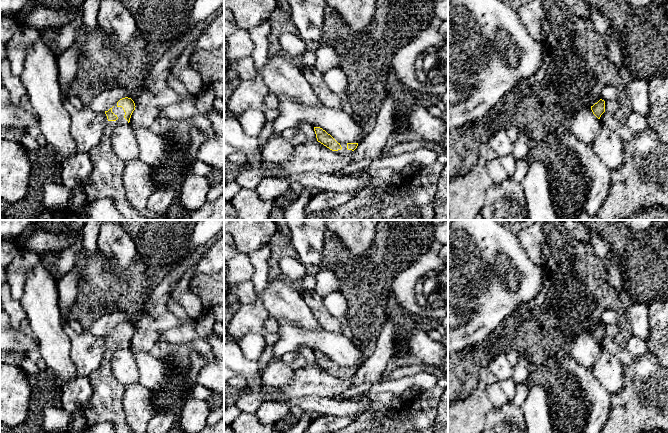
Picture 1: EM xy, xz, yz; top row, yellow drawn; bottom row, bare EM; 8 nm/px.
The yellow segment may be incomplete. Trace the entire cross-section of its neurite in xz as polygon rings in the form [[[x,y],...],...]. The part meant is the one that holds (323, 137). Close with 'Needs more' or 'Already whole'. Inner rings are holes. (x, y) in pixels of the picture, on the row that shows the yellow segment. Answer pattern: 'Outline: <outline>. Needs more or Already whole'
Outline: [[[314,127],[314,131],[318,142],[330,150],[336,151],[341,156],[352,156],[358,146],[358,143],[338,143],[330,134],[320,127]]]. Needs more

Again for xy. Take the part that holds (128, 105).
Outline: [[[125,97],[105,111],[108,121],[101,140],[88,152],[93,170],[82,182],[81,187],[86,194],[87,202],[103,198],[111,199],[125,220],[154,220],[146,212],[132,208],[126,199],[123,185],[125,163],[115,154],[111,144],[113,129],[118,125],[129,123],[135,107],[134,101]]]. Needs more

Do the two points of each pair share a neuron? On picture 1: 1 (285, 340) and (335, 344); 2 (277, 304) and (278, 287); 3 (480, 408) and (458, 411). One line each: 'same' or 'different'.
1: same
2: same
3: same

